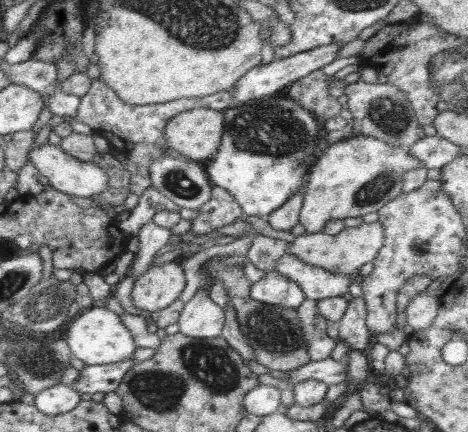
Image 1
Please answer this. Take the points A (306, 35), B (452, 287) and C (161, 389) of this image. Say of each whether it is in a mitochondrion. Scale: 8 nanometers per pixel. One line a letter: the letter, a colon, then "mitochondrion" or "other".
A: other
B: other
C: mitochondrion

